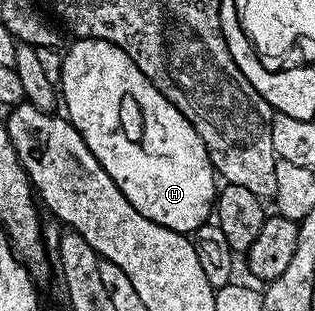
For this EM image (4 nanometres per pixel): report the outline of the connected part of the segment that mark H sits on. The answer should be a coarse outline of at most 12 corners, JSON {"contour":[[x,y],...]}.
{"contour":[[115,44],[62,57],[63,110],[147,220],[189,236],[219,178]]}

